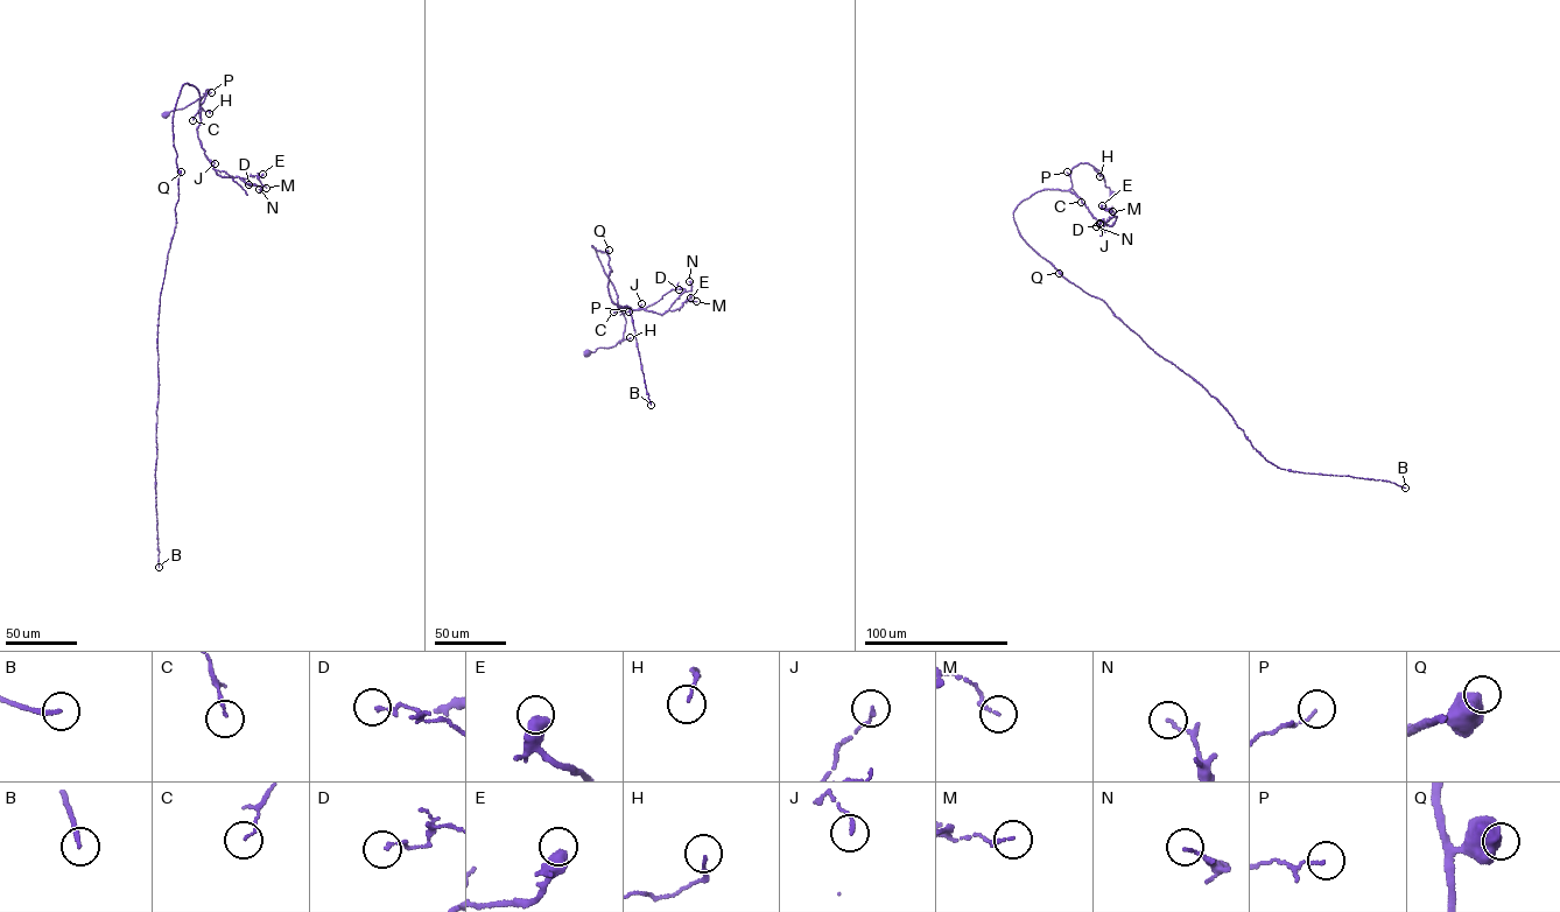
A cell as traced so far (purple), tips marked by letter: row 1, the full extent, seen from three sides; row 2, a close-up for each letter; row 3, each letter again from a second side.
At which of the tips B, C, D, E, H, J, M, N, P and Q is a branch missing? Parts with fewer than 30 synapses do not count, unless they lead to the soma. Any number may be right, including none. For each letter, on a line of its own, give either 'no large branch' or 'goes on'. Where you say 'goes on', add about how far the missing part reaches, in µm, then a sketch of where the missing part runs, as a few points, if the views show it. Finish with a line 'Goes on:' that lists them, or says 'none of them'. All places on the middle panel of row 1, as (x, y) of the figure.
B: goes on | 400 µm
C: no large branch
D: no large branch
E: no large branch
H: no large branch
J: no large branch
M: no large branch
N: no large branch
P: no large branch
Q: no large branch
Goes on: B

